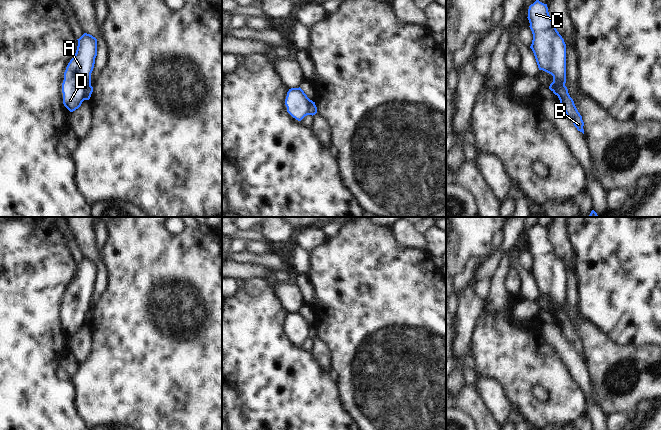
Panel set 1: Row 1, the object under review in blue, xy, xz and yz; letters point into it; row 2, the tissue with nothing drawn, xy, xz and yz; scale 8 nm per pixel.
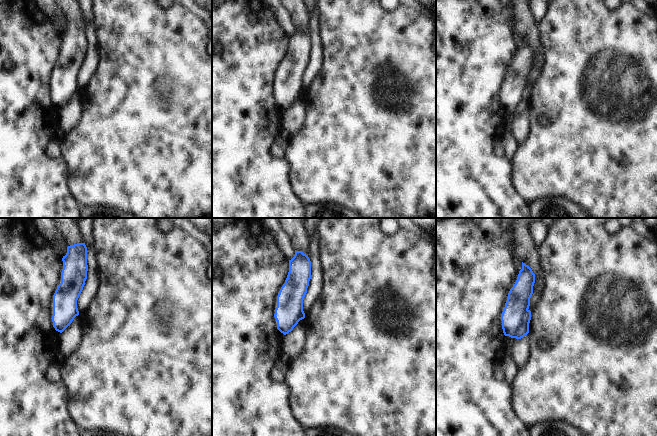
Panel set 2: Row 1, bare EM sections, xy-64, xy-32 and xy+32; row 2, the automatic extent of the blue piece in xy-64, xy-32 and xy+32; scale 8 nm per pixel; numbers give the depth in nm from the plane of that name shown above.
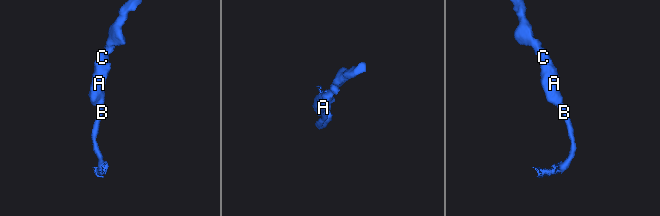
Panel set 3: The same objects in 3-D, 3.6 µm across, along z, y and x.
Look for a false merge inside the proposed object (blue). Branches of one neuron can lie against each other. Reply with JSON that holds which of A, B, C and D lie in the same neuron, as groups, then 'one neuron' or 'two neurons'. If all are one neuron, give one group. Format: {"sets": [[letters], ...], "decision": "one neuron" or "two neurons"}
{"sets": [["A", "C", "D"], ["B"]], "decision": "two neurons"}

